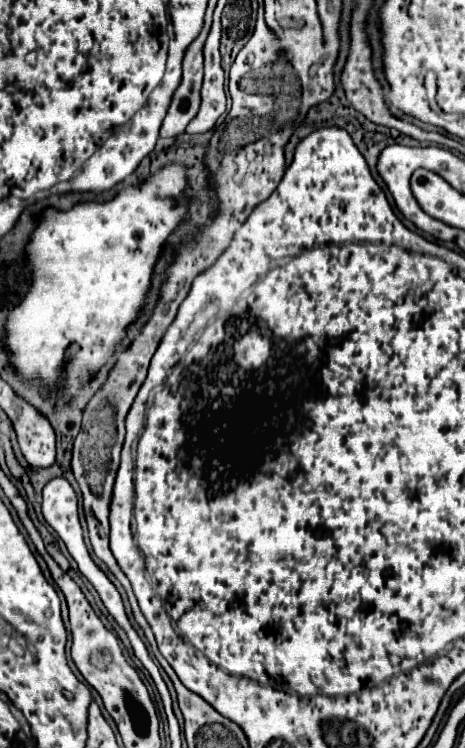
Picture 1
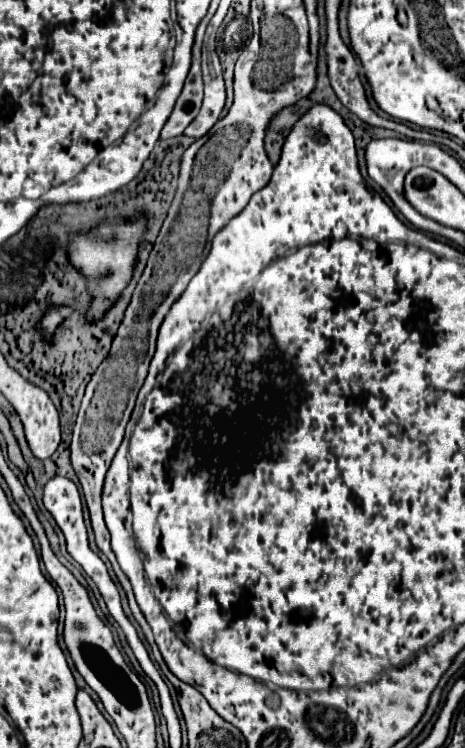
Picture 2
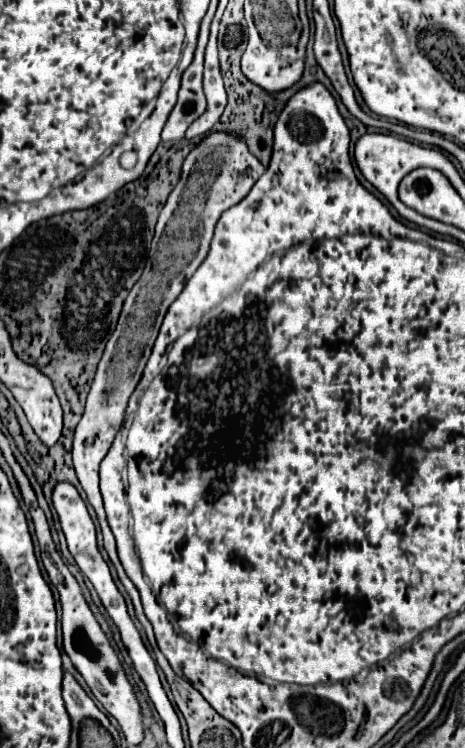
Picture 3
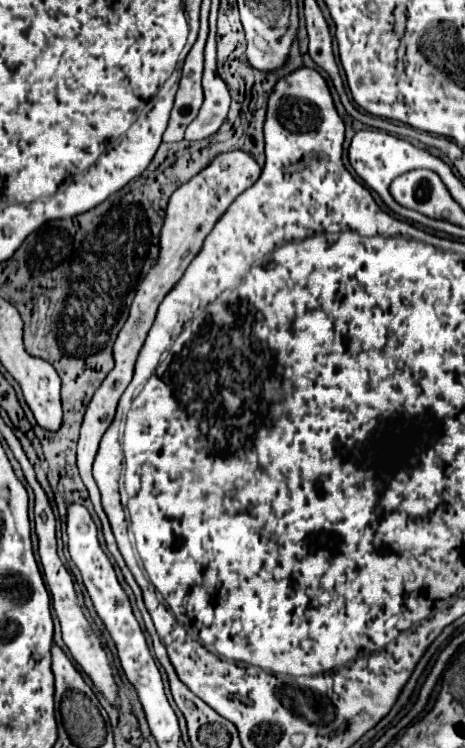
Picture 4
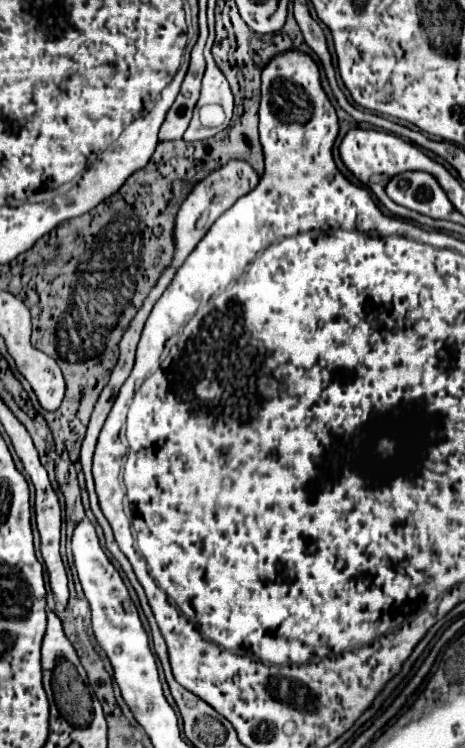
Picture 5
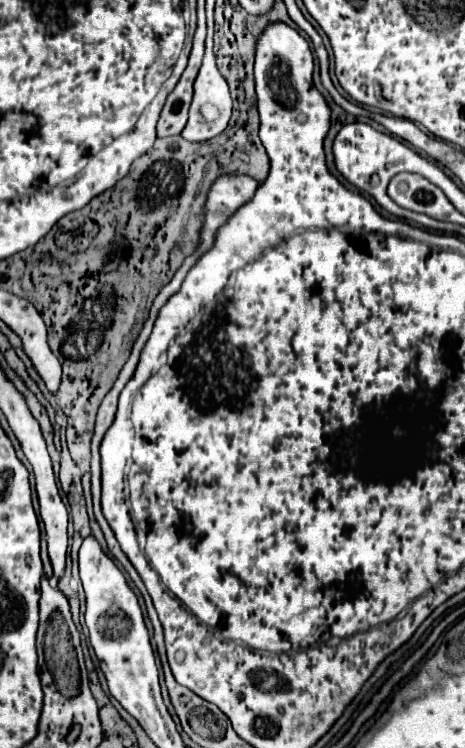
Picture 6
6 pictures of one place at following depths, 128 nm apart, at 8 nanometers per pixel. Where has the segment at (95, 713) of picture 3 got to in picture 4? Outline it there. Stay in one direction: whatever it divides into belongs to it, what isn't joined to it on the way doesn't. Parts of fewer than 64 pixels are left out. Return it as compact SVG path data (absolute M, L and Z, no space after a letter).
M52 652L52 672L56 678L56 700L60 702L68 690L76 690L82 694L92 694L90 686L82 680L80 672L74 668L72 660L64 652Z

